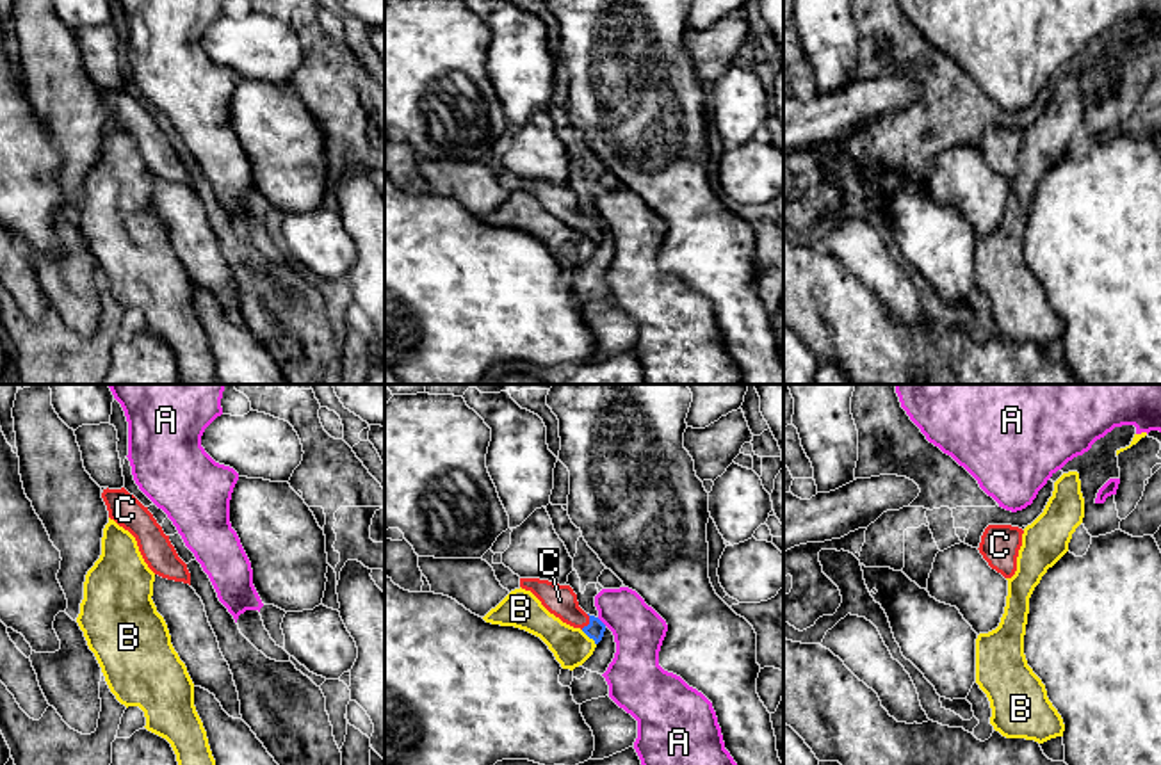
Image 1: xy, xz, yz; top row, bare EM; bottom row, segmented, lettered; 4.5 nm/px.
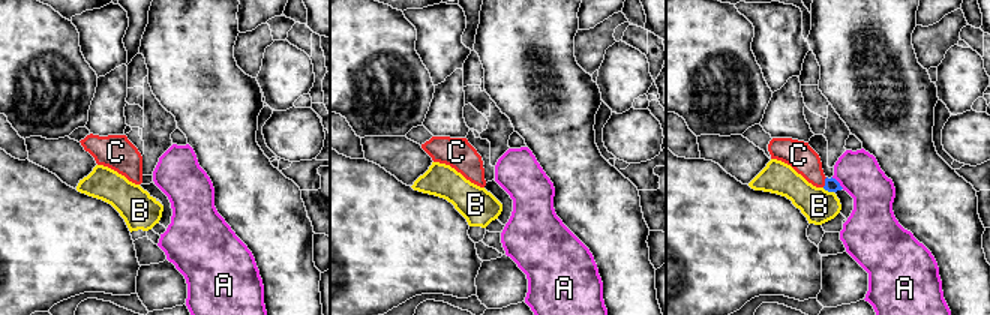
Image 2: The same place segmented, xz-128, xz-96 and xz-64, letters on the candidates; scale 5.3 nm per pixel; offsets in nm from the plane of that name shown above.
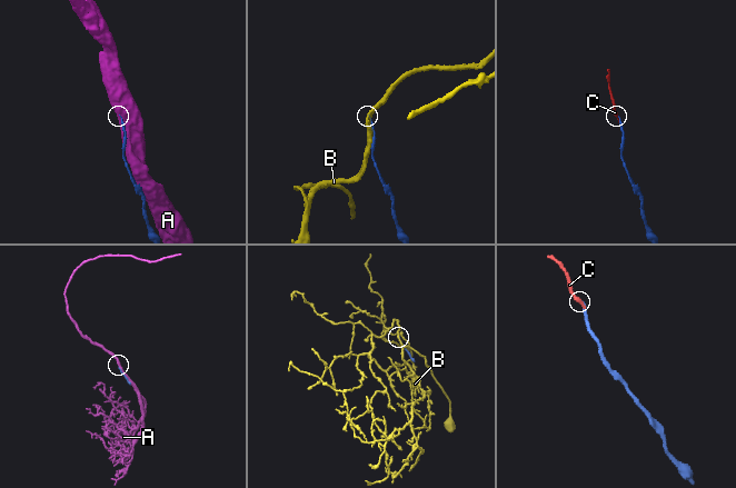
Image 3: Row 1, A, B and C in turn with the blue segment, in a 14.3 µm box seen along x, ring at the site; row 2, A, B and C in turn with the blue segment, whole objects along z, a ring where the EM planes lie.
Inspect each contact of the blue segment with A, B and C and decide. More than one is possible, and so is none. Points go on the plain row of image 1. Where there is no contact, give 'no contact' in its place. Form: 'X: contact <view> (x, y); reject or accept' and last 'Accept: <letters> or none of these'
A: contact xz (600, 223); reject
B: contact xz (590, 239); reject
C: contact xz (590, 225); accept
Accept: C

